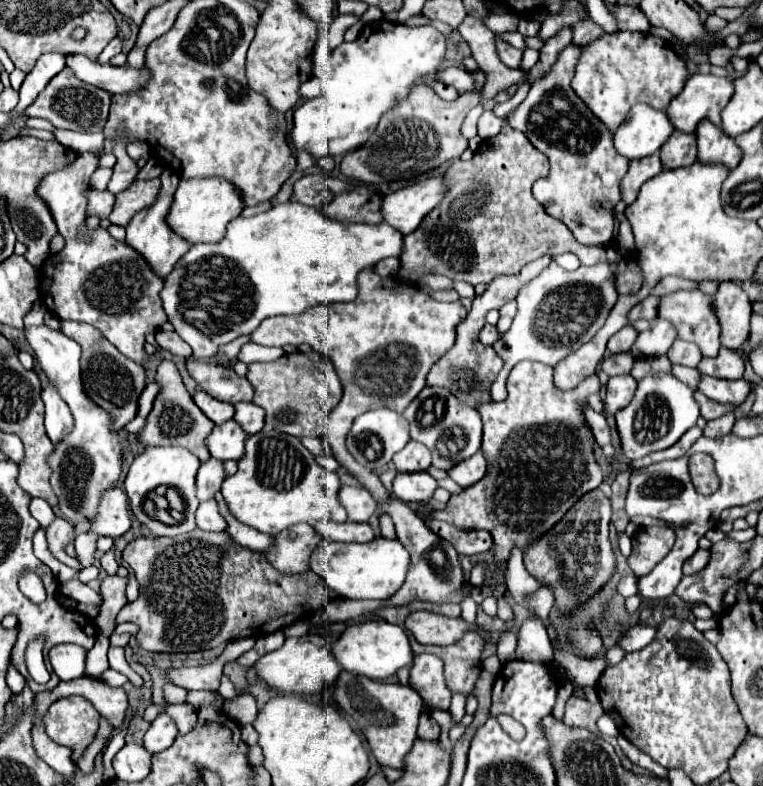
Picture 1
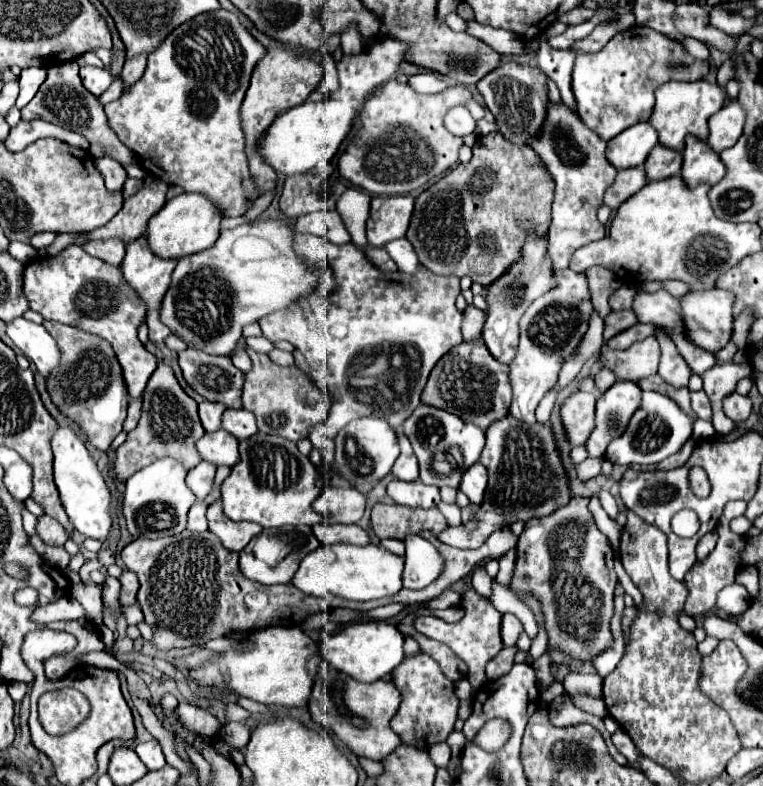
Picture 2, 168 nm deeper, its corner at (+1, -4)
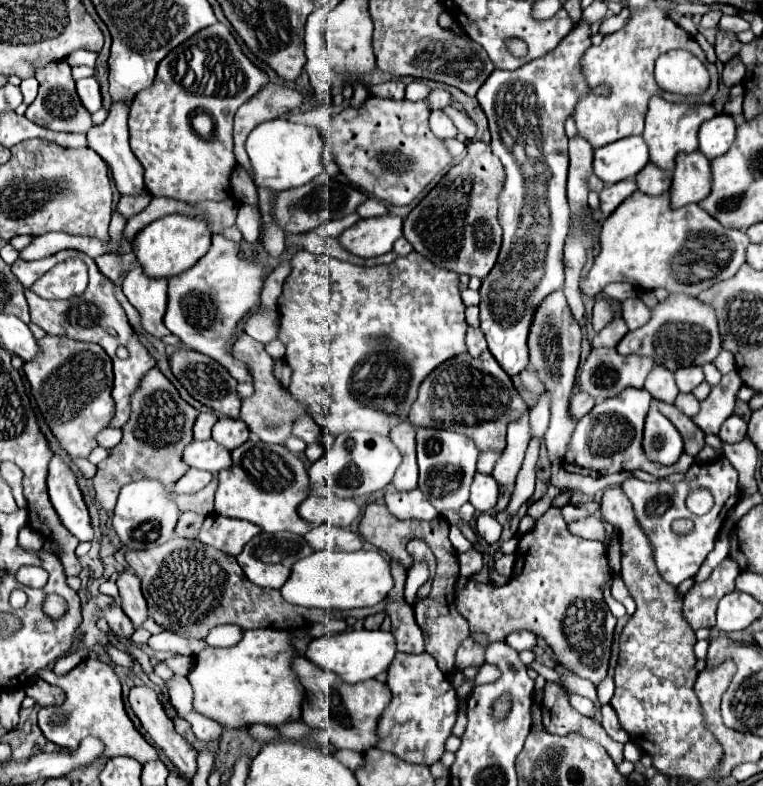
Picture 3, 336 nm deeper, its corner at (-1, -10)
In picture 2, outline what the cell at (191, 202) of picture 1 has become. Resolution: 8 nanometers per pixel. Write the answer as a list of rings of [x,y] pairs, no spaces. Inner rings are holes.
[[[181,193],[179,197],[165,203],[165,207],[153,215],[147,223],[145,239],[149,243],[149,249],[157,253],[157,257],[165,259],[181,259],[185,255],[193,255],[199,251],[209,249],[217,237],[219,237],[219,223],[223,215],[213,203],[199,193]]]

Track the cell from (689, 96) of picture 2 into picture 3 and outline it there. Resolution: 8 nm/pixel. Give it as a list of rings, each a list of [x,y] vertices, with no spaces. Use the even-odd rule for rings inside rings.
[[[657,95],[651,97],[649,111],[645,117],[645,131],[643,131],[643,139],[647,141],[647,147],[651,151],[651,161],[671,173],[675,169],[675,155],[679,151],[685,151],[685,153],[697,151],[699,127],[703,121],[707,121],[715,115],[717,115],[715,107],[707,105],[707,103],[687,103],[687,101],[673,103],[663,97],[657,97]]]

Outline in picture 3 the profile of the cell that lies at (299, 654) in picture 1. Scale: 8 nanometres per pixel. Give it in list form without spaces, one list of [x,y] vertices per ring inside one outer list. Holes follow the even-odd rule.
[[[253,629],[243,631],[243,639],[227,649],[207,647],[195,657],[193,673],[187,678],[193,686],[193,709],[205,717],[211,717],[219,725],[225,727],[243,727],[243,725],[281,725],[289,721],[301,719],[301,701],[303,701],[303,687],[295,679],[293,659],[297,657],[295,647],[291,645],[291,633],[275,631],[275,629]]]

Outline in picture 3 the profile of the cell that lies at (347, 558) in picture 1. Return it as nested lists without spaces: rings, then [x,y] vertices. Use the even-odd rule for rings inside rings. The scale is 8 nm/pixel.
[[[315,551],[309,557],[299,559],[293,565],[291,577],[281,587],[283,599],[301,607],[331,609],[353,609],[371,607],[383,601],[393,589],[393,575],[387,559],[379,551]]]

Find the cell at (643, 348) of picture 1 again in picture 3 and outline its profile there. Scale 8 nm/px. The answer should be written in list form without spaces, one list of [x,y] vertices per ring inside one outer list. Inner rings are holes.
[[[599,347],[593,349],[589,359],[585,361],[579,379],[581,379],[581,391],[591,393],[597,399],[607,399],[607,397],[615,397],[619,395],[623,389],[627,387],[643,387],[647,375],[651,373],[651,369],[655,367],[655,361],[651,357],[643,357],[643,355],[619,355],[617,349],[609,349],[609,347]]]

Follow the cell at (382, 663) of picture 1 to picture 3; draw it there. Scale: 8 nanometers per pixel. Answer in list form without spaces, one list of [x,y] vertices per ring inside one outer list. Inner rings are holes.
[[[343,631],[331,636],[322,636],[319,639],[313,639],[307,647],[305,657],[319,665],[321,669],[337,673],[343,681],[347,683],[361,683],[367,679],[375,679],[381,673],[387,673],[391,667],[391,661],[397,655],[397,645],[395,637],[387,631]]]

